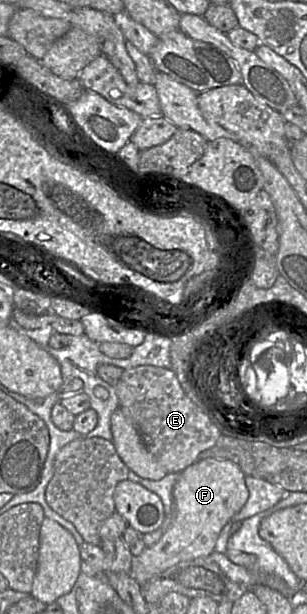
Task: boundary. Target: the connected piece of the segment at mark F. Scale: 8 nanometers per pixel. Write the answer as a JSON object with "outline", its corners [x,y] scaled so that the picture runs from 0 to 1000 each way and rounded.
{"outline":[[[658,748],[590,770],[564,795],[564,849],[524,878],[433,909],[427,938],[466,953],[544,925],[681,904],[726,858],[792,827],[808,814],[798,772],[762,752],[733,748]]]}

